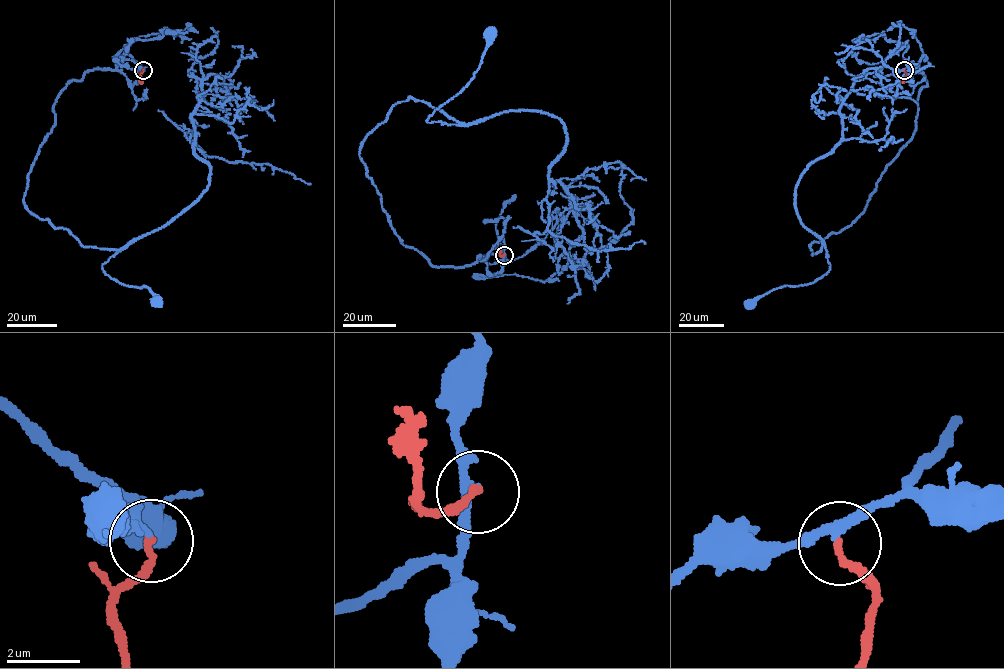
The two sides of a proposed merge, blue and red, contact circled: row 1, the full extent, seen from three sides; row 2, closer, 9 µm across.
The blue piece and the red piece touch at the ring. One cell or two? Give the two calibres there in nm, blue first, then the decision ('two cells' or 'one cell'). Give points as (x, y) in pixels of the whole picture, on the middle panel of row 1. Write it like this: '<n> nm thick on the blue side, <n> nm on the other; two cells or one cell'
220 nm thick on the blue side, 190 nm on the other; two cells

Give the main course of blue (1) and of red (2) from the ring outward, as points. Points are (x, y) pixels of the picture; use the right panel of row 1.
1: (904, 69), (927, 85), (915, 131), (855, 221), (810, 245), (823, 241), (829, 271), (749, 305)
2: (904, 70), (906, 75), (901, 83)

